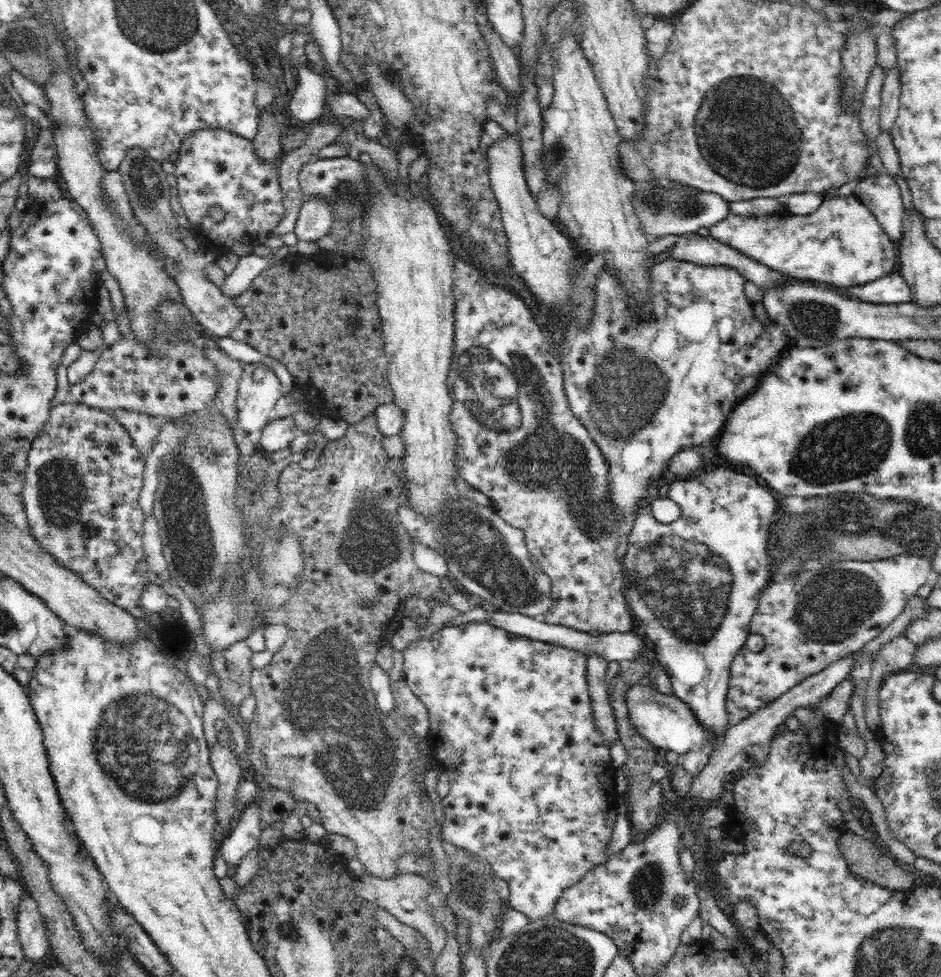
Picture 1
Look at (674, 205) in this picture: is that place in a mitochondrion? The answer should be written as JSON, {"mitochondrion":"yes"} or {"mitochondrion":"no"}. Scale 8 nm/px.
{"mitochondrion":"yes"}

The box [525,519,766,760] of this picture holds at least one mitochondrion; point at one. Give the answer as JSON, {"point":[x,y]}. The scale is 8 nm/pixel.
{"point":[687,585]}

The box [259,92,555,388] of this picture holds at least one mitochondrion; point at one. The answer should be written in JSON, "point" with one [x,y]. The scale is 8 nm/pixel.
{"point":[349,193]}

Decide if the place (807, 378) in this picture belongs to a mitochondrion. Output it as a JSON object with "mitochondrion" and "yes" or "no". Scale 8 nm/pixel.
{"mitochondrion":"no"}

